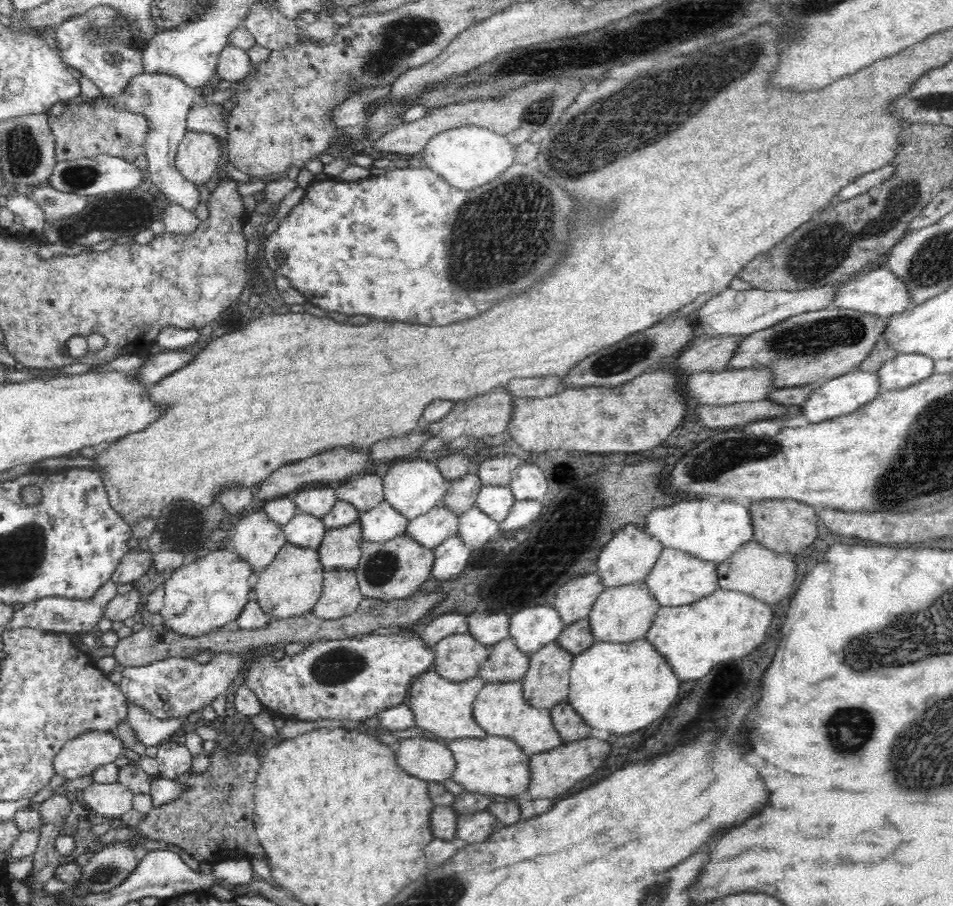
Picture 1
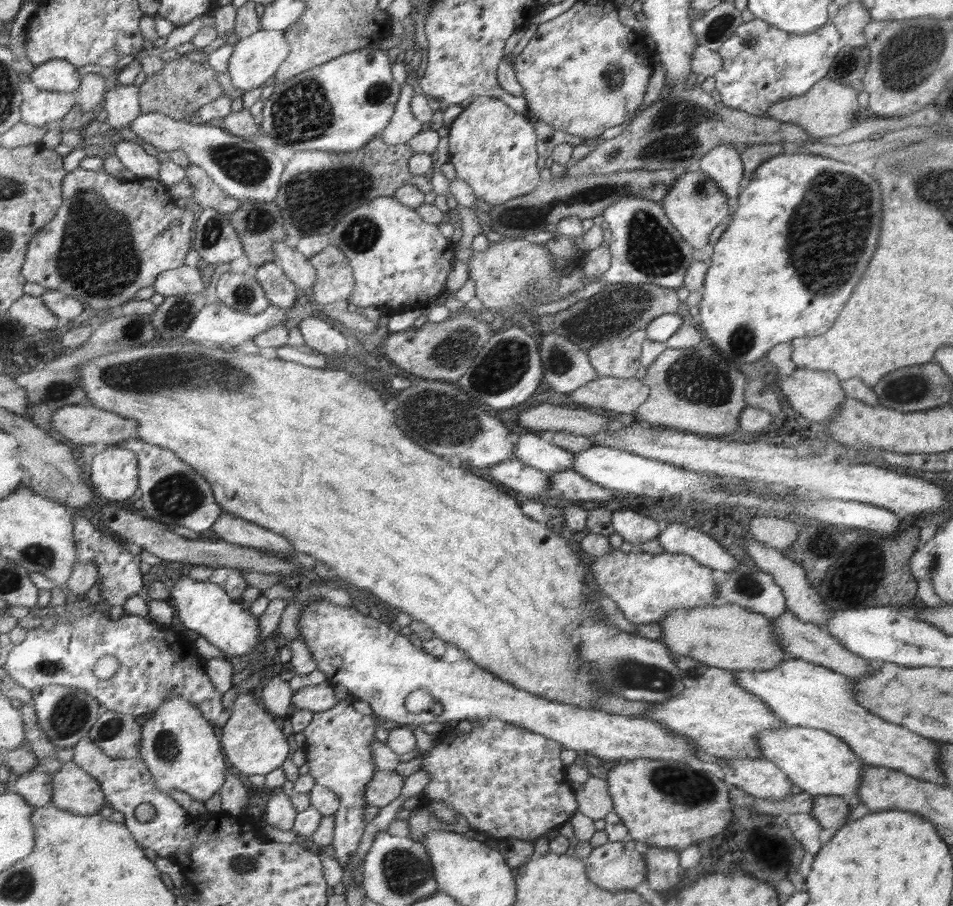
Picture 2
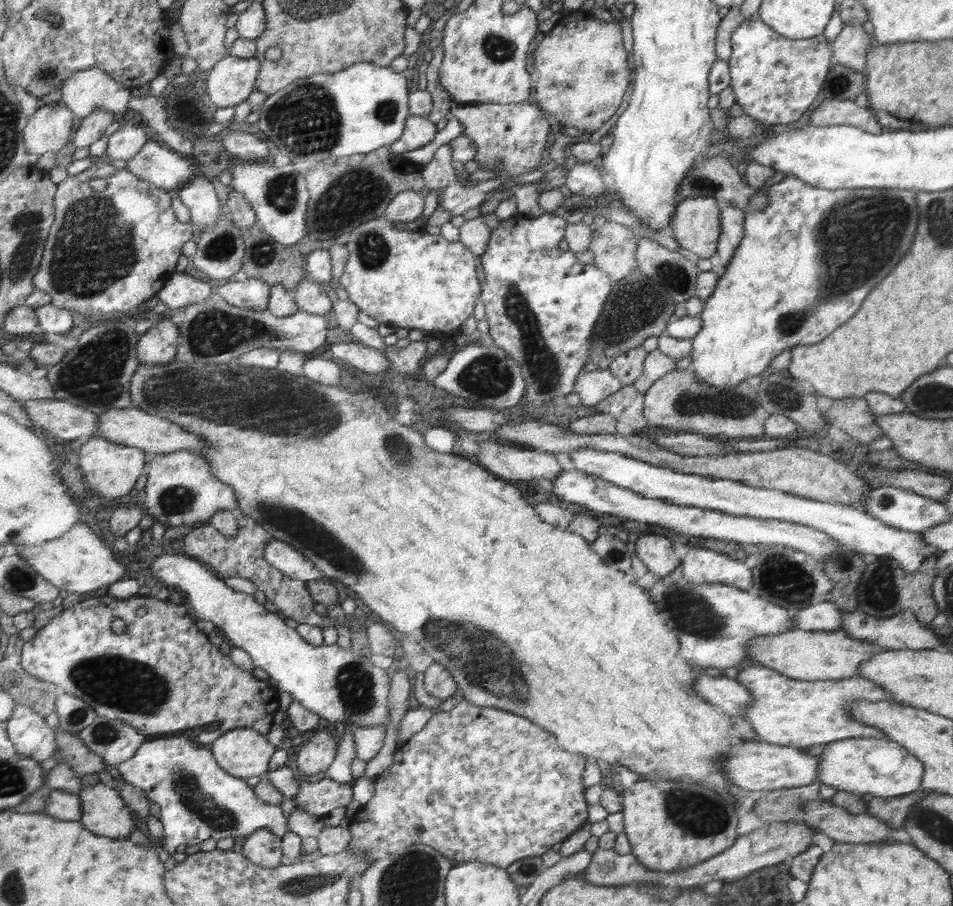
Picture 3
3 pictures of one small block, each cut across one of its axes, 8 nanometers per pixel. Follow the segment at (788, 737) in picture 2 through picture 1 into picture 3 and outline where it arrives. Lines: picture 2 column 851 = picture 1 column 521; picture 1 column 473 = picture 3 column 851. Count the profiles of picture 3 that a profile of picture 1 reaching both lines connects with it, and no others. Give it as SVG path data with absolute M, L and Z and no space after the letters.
M856 737L842 739L834 743L826 743L823 752L818 756L818 783L835 786L840 791L863 795L873 794L874 797L902 796L918 790L922 786L926 765L913 753L909 753L903 745L888 738Z

